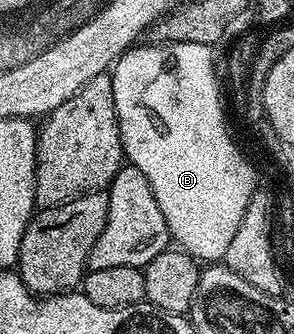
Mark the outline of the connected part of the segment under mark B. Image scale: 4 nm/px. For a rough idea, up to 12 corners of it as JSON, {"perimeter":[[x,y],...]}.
{"perimeter":[[207,43],[111,68],[127,162],[168,234],[223,260],[258,189]]}

